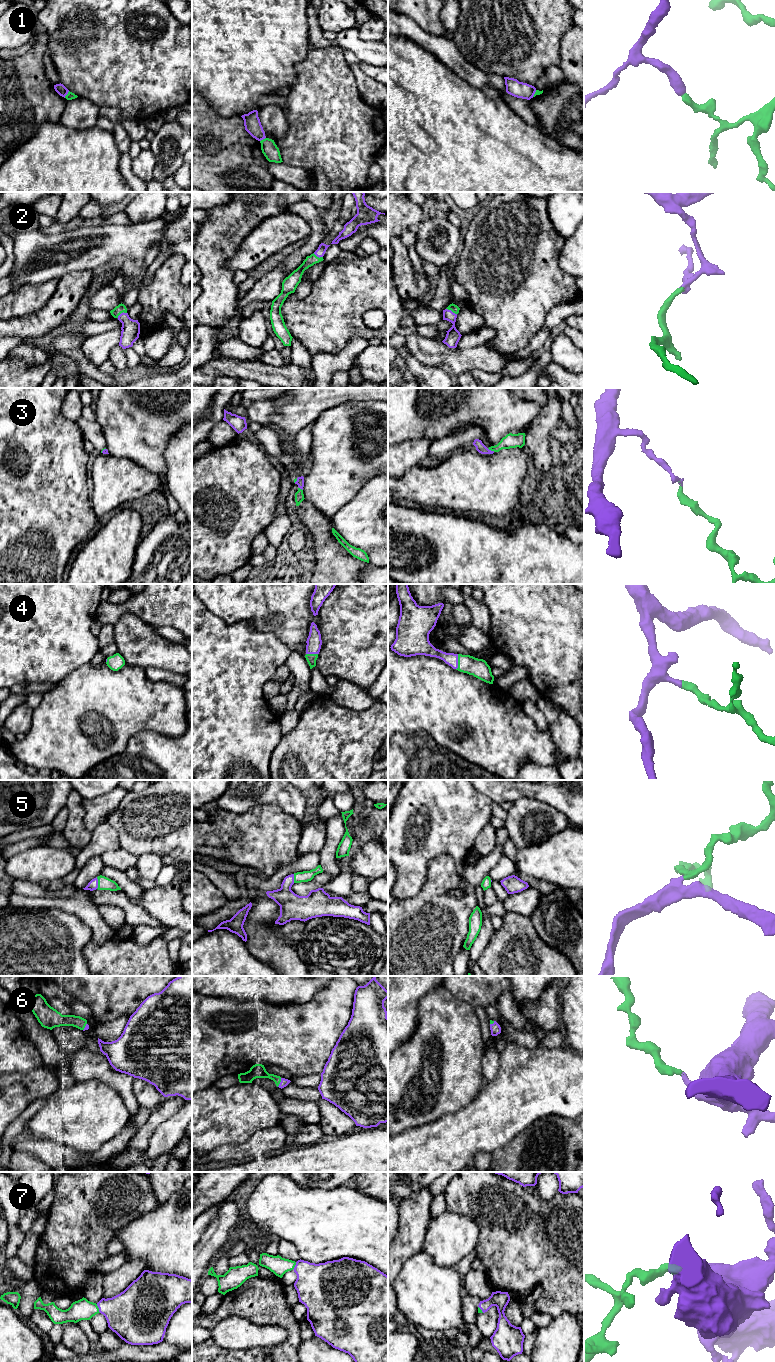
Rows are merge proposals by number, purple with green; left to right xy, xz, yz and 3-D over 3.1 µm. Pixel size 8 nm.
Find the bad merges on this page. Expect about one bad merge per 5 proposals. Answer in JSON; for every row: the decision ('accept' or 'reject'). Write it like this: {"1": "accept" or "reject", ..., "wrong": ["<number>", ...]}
{"1": "reject", "2": "accept", "3": "accept", "4": "accept", "5": "accept", "6": "accept", "7": "accept", "wrong": ["1"]}

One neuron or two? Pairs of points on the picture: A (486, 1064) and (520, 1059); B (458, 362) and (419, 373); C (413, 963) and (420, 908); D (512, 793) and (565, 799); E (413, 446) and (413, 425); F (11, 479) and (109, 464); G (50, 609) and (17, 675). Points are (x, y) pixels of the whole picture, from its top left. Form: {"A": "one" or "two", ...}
{"A": "two", "B": "two", "C": "one", "D": "one", "E": "two", "F": "two", "G": "one"}

